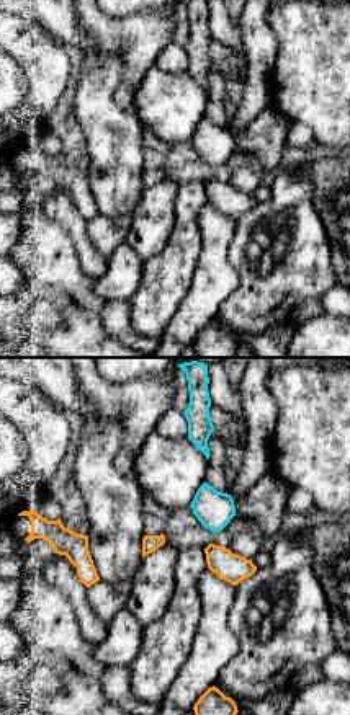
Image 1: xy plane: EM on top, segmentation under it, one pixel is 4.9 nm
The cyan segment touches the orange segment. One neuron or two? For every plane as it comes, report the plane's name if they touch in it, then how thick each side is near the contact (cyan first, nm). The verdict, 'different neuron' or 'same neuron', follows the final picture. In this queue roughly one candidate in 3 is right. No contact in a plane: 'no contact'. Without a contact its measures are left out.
no contact

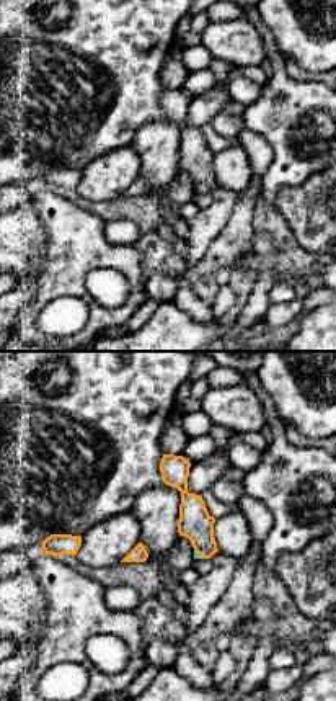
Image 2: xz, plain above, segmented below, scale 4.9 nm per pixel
xz | 20/160 nm

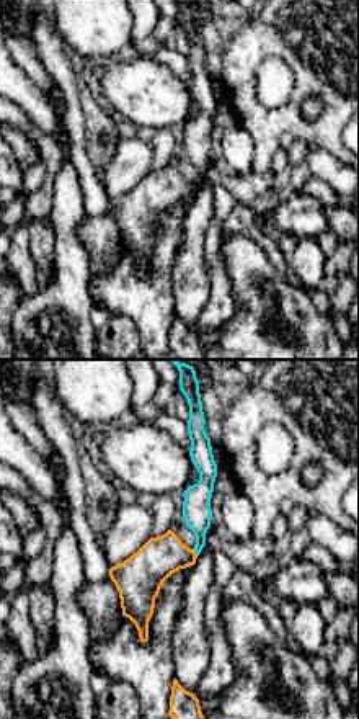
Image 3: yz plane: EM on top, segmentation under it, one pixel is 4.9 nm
yz | 140/200 nm

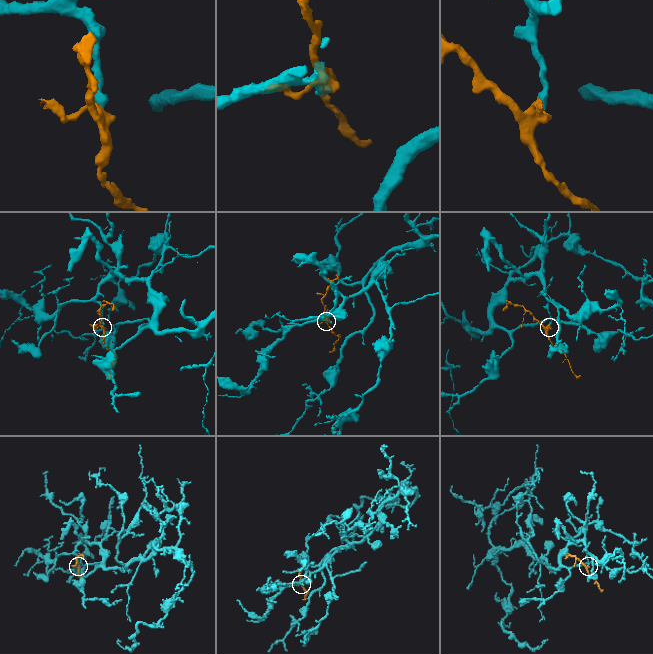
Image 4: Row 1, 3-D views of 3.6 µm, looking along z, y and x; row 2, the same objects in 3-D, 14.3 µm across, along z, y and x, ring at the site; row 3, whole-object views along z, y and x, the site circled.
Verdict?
same neuron

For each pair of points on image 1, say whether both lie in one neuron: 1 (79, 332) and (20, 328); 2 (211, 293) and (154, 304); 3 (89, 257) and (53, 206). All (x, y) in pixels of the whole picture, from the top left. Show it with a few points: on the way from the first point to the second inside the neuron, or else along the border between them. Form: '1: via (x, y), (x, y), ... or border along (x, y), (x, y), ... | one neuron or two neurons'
1: via (64, 337), (46, 337), (35, 330) | one neuron
2: border along (198, 263), (187, 296), (162, 332) | two neurons
3: via (82, 244), (79, 232), (66, 219) | one neuron

